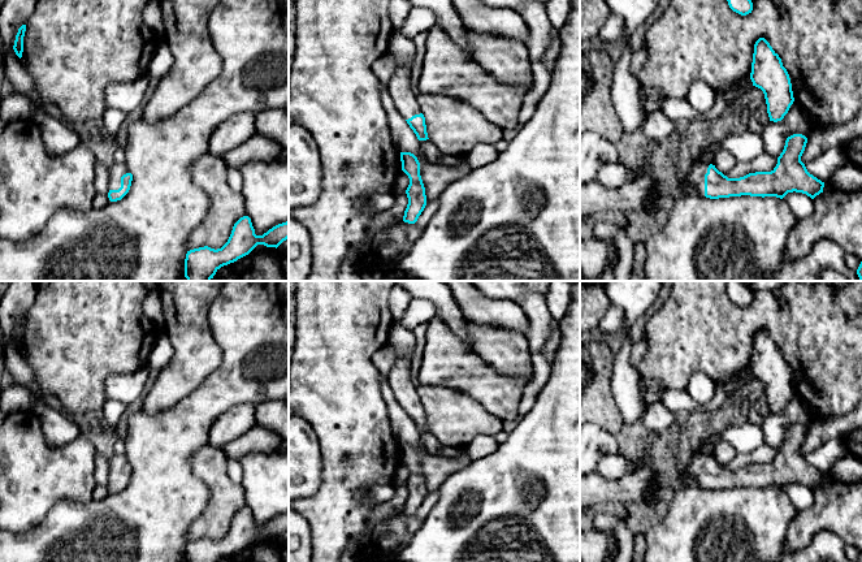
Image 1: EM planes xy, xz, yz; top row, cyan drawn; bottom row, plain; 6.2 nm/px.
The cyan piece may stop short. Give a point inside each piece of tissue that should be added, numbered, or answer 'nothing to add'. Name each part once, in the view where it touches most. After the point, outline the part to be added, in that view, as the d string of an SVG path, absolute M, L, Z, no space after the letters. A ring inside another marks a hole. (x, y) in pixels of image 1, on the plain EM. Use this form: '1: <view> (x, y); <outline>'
1: xy (117, 461); M113 454L111 457L108 484L111 481L118 481L121 479L121 468L126 464L130 464L130 462L125 455Z

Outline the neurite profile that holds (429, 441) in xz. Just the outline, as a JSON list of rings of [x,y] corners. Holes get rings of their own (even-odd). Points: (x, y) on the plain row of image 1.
[[[430,431],[419,432],[419,435],[421,437],[423,445],[432,455],[436,457],[441,455],[439,450],[442,446],[439,445],[438,440],[433,436]]]

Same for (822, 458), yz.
[[[832,438],[816,450],[810,451],[805,458],[810,466],[826,475],[832,464],[845,455],[845,450],[842,440]]]

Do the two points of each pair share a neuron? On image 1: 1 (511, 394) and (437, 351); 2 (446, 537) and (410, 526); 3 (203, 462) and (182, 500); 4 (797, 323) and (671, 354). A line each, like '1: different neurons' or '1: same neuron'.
1: same neuron
2: different neurons
3: different neurons
4: same neuron

